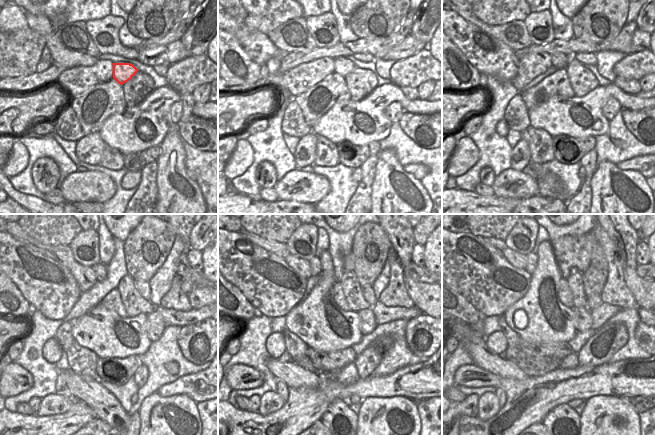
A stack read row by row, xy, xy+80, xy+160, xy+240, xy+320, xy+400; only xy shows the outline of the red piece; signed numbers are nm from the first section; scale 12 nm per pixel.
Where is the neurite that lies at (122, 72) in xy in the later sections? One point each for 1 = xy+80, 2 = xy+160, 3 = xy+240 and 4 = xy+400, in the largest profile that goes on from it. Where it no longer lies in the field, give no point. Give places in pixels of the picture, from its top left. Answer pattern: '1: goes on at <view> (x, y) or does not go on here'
1: goes on at xy+80 (343, 66)
2: goes on at xy+160 (559, 60)
3: goes on at xy+240 (100, 270)
4: goes on at xy+400 (531, 265)

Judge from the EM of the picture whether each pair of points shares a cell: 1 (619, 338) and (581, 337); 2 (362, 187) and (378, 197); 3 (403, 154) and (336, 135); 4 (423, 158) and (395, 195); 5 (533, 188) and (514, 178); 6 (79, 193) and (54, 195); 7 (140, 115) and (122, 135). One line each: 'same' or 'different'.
1: different
2: different
3: different
4: different
5: same
6: different
7: same

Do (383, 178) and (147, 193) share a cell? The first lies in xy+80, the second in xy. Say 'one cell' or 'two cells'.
two cells

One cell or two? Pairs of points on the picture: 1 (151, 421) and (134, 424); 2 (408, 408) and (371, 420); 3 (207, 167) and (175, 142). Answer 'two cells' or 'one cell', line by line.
1: two cells
2: one cell
3: two cells

